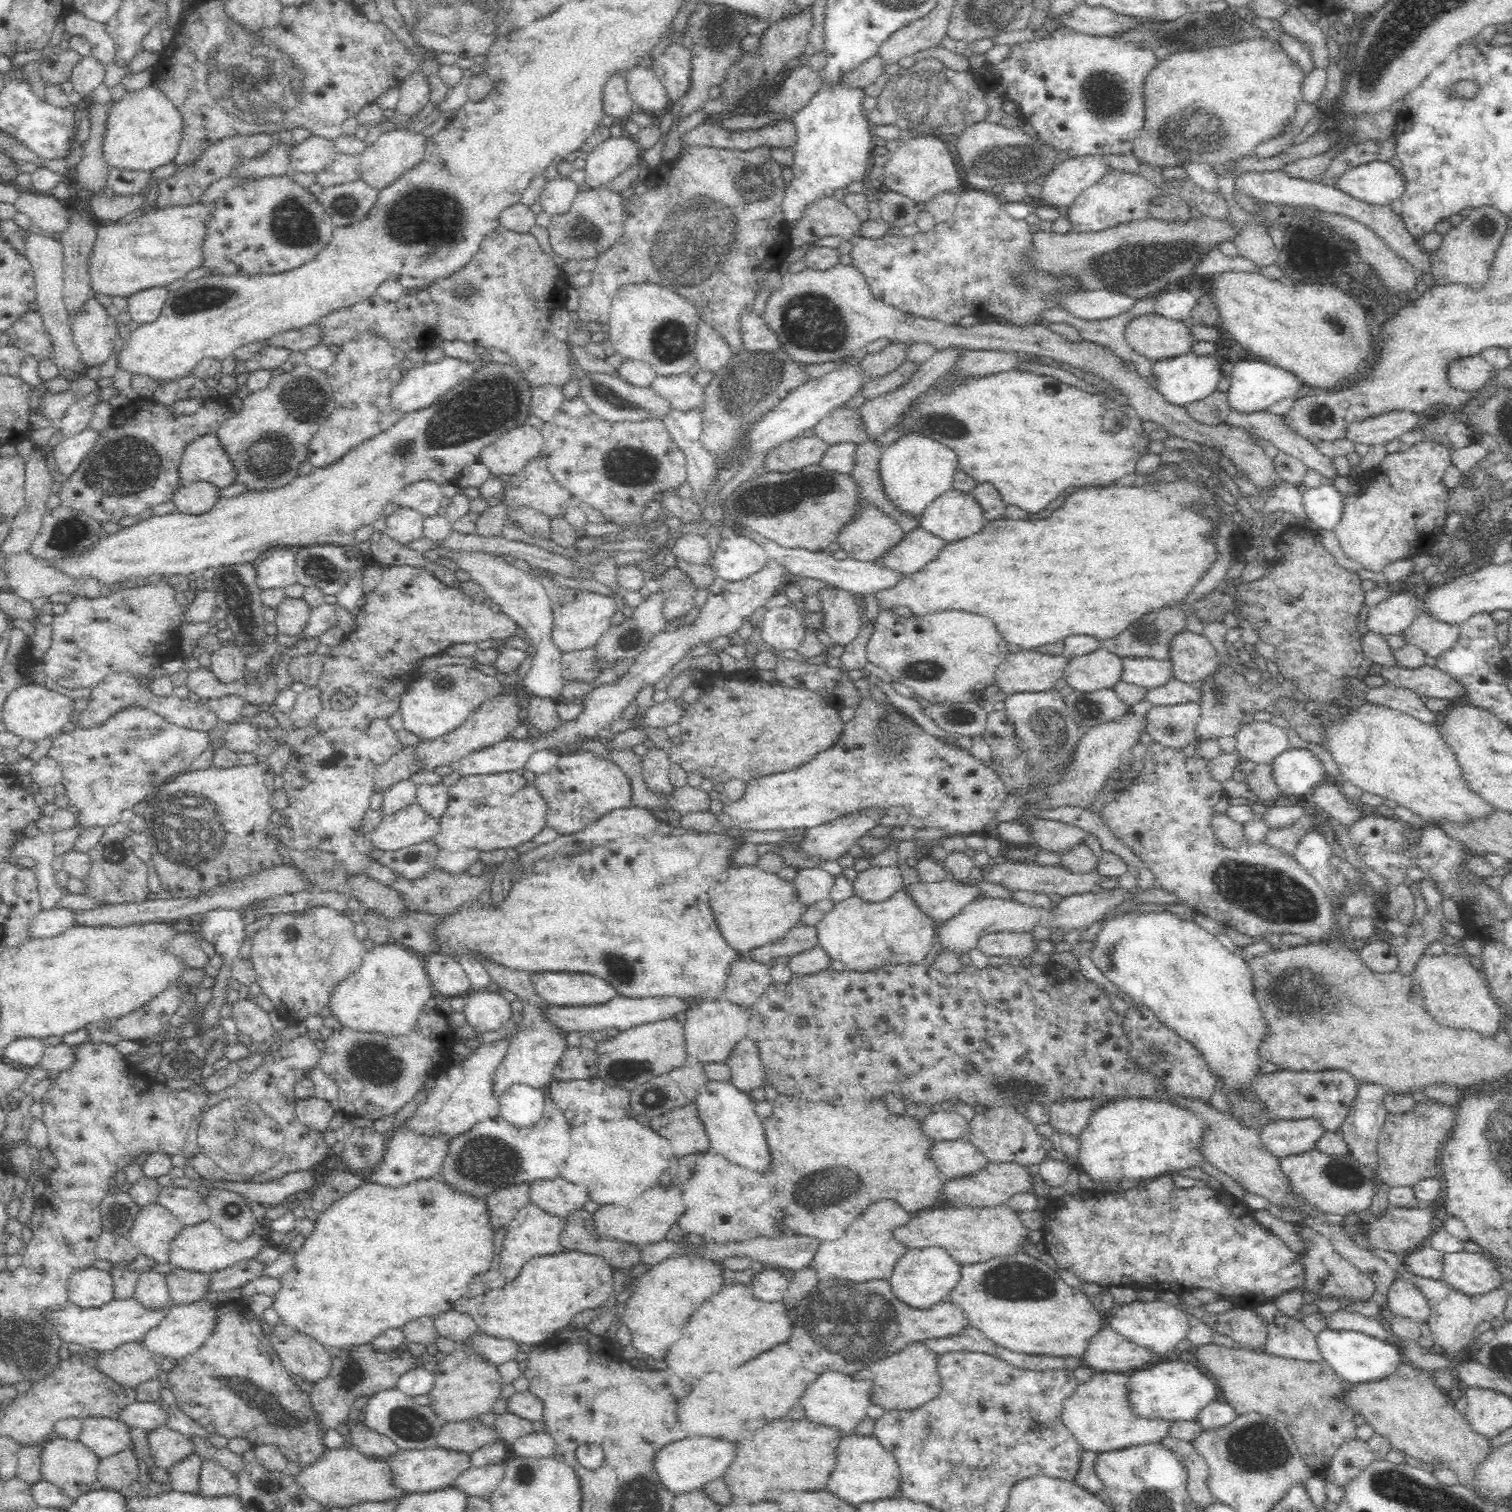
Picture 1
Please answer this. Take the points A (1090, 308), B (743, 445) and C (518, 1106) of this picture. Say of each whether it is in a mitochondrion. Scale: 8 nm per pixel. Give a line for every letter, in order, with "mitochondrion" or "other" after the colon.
A: other
B: other
C: other

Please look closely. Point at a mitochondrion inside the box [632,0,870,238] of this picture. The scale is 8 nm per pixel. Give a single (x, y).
(757, 180)

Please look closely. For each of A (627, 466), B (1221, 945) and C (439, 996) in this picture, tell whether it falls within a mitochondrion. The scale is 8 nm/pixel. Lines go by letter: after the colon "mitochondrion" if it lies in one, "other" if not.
A: mitochondrion
B: other
C: other

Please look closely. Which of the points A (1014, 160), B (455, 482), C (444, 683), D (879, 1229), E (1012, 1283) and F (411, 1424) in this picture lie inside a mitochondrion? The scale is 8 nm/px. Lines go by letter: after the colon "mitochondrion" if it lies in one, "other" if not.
A: mitochondrion
B: other
C: mitochondrion
D: other
E: mitochondrion
F: mitochondrion

